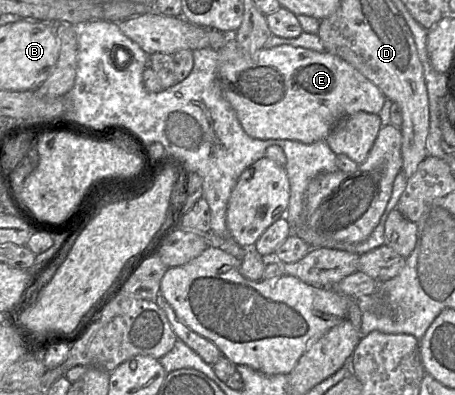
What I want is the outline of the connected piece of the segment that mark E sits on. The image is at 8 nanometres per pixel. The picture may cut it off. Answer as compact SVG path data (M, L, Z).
M233 35L216 51L222 95L252 138L312 144L325 140L343 117L360 111L379 114L386 99L357 69L328 51L279 45L250 55L239 47Z

